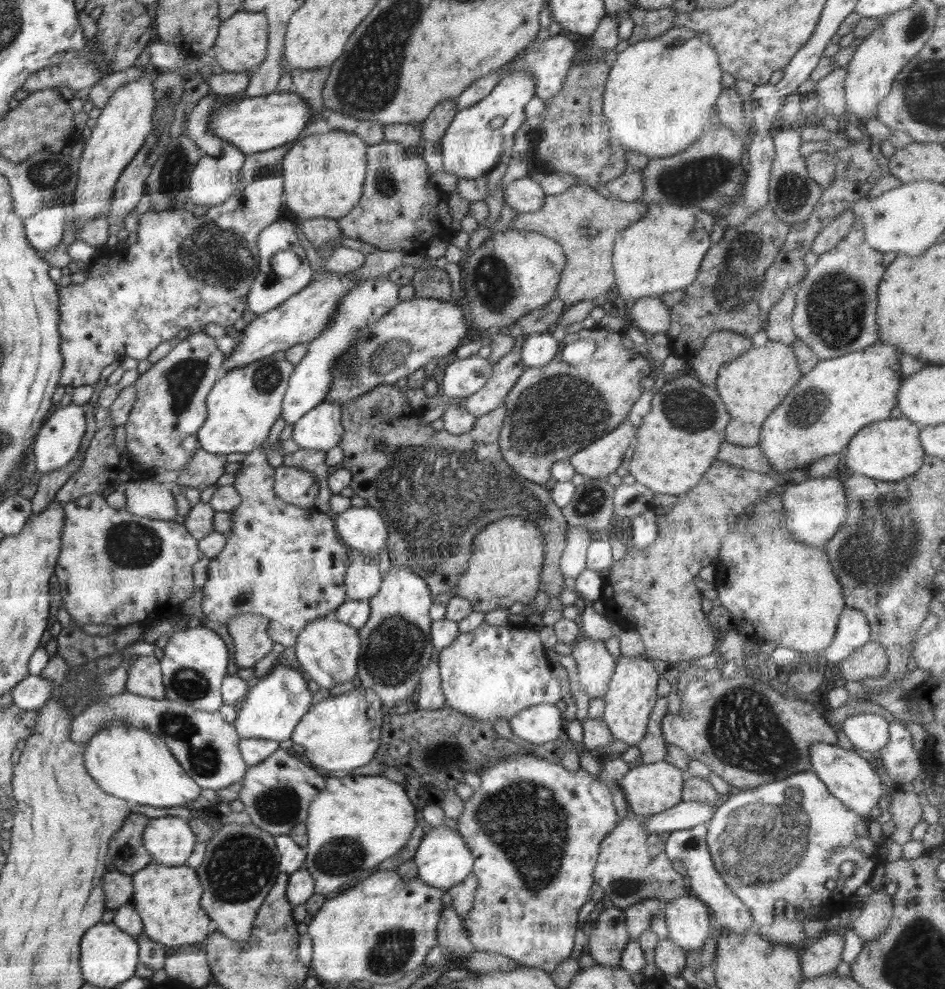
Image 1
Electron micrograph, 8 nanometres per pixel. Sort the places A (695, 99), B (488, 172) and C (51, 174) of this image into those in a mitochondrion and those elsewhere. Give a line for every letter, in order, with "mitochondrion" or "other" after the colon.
A: other
B: other
C: mitochondrion

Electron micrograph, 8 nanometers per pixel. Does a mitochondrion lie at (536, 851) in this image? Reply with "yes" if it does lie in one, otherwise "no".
yes

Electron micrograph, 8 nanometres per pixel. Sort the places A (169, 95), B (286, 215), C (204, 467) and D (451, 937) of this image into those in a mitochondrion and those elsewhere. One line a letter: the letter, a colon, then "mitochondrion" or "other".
A: mitochondrion
B: other
C: other
D: other

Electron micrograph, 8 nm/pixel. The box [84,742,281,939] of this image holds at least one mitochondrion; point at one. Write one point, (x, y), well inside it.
(241, 865)

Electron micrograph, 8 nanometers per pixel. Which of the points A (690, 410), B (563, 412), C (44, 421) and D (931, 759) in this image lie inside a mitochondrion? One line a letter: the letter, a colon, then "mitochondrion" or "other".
A: mitochondrion
B: mitochondrion
C: other
D: other

